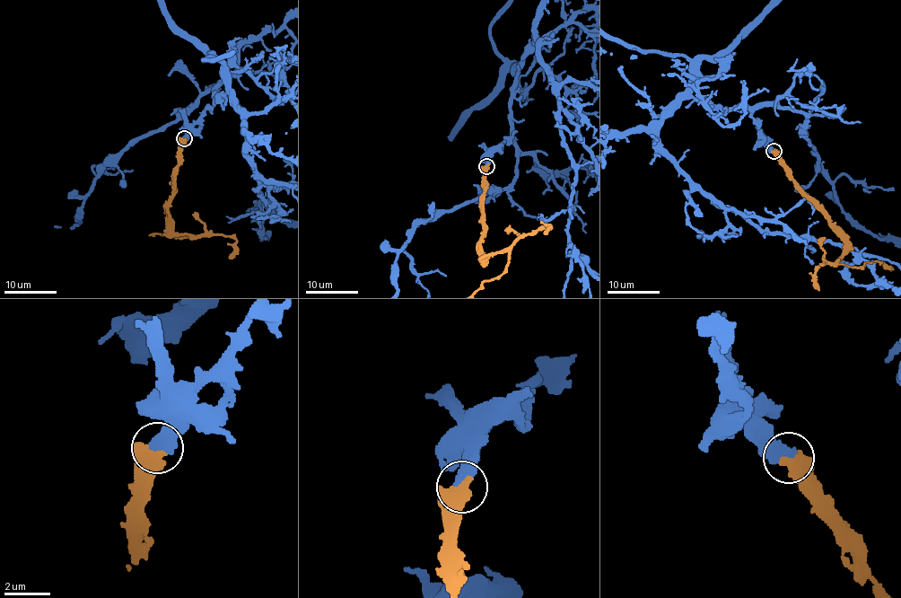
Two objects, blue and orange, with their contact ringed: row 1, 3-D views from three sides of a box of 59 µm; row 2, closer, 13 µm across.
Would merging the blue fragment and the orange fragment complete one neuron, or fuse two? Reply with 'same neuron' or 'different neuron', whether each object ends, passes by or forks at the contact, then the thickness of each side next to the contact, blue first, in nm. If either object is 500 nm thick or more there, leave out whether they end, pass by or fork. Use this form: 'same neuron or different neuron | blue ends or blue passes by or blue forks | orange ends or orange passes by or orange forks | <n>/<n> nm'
same neuron | 550/650 nm

